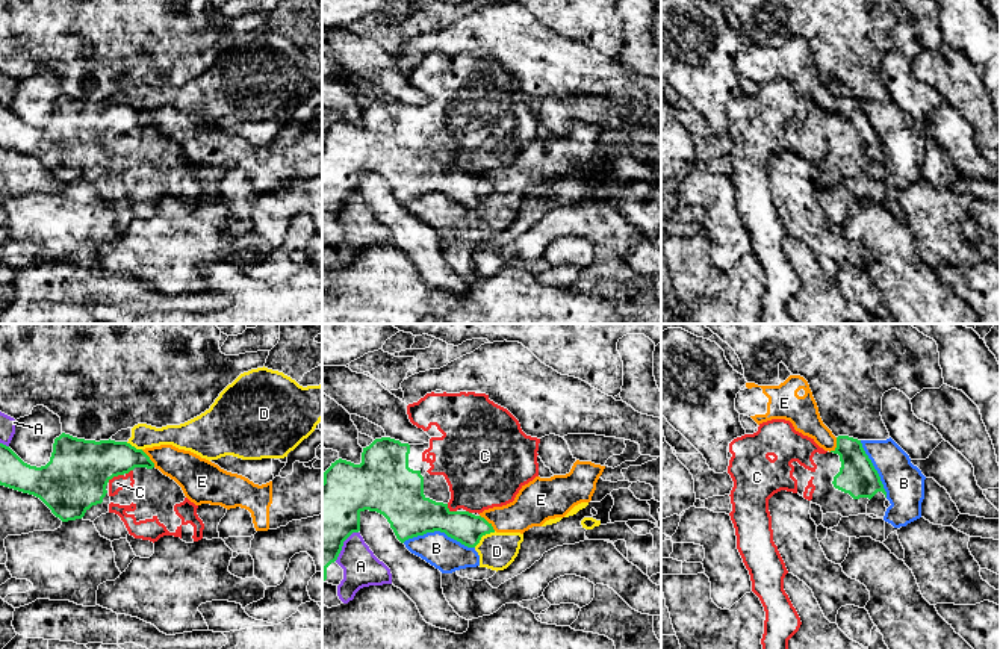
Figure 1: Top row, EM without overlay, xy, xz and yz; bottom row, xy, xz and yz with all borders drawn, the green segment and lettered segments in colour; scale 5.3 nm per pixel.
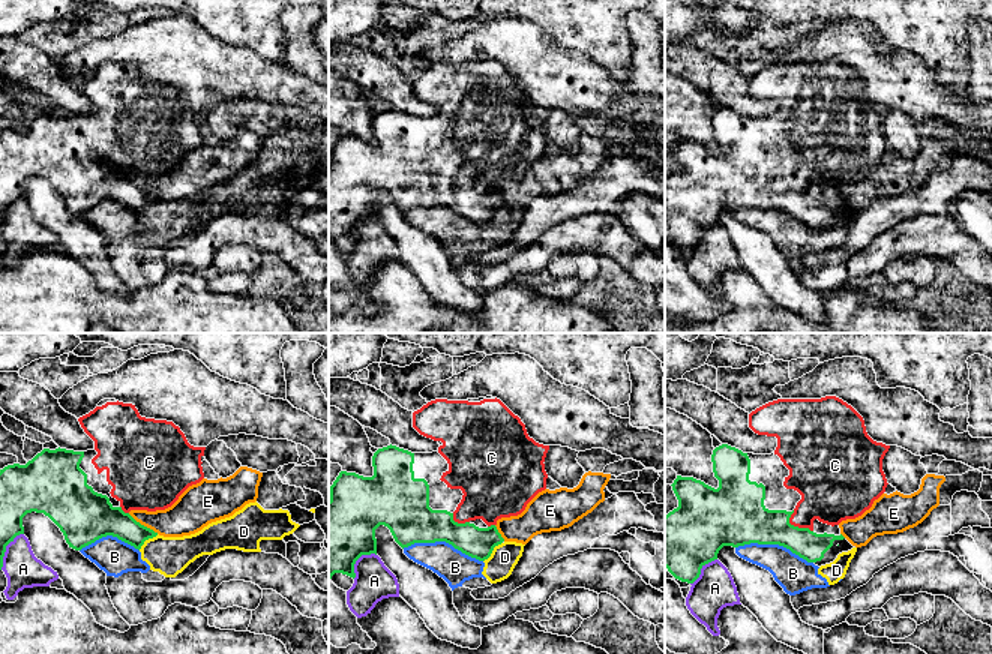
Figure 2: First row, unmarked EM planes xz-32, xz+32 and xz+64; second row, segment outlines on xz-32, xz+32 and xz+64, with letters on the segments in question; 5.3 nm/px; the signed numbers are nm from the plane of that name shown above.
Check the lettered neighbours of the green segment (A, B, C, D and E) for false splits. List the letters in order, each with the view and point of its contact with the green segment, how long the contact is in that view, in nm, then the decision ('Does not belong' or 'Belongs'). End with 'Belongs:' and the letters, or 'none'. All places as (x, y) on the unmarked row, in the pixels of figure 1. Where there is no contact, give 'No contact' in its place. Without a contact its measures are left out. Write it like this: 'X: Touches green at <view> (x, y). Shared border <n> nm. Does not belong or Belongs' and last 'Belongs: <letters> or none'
A: Touches green at xz (342, 206). Shared border 200 nm. Does not belong
B: Touches green at xz (439, 191). Shared border 380 nm. Does not belong
C: Touches green at xy (115, 136). Shared border 100 nm. Belongs
D: Touches green at xz (483, 195). Shared border 150 nm. Does not belong
E: Touches green at xz (487, 183). Shared border 120 nm. Does not belong
Belongs: C

